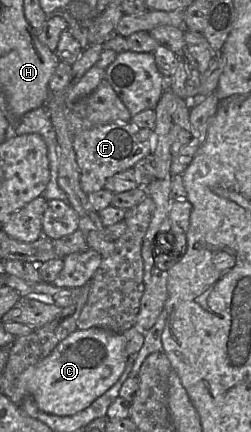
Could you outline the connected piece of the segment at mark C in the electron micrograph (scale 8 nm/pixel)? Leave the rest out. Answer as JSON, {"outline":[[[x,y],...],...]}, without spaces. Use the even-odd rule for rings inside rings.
{"outline":[[[98,328],[75,330],[58,343],[46,357],[41,357],[18,377],[18,388],[23,396],[31,396],[37,407],[48,414],[71,416],[86,409],[94,400],[109,390],[123,373],[128,360],[121,334]]]}

